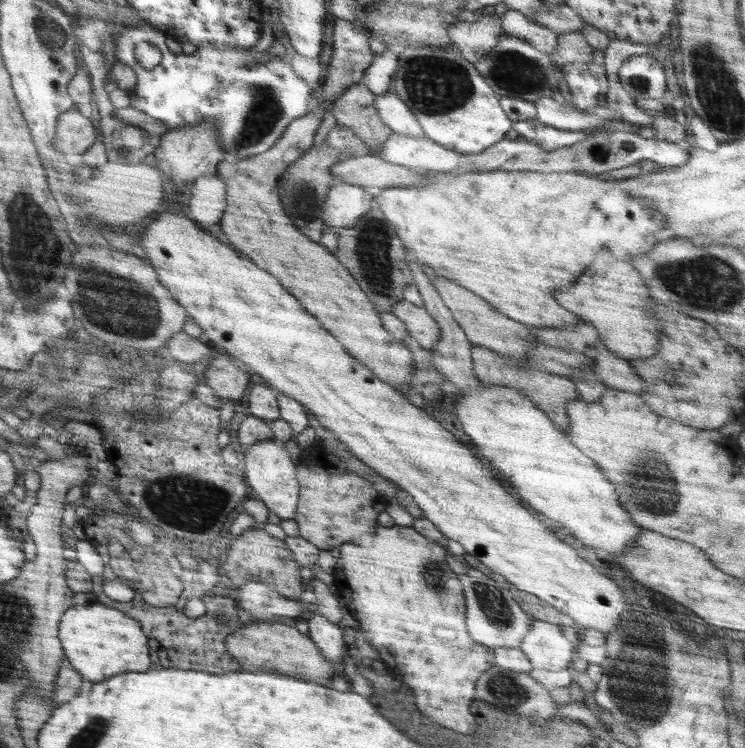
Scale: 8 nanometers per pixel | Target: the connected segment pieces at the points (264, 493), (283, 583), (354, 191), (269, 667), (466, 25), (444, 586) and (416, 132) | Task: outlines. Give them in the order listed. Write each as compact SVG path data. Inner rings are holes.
M274 438L260 441L247 448L244 452L245 479L247 485L256 493L258 499L279 516L280 519L295 520L295 512L301 495L297 466L290 459L290 452L284 447L284 442Z
M248 529L236 535L236 544L230 550L228 558L222 561L220 573L231 579L234 587L246 584L250 579L258 579L268 583L280 596L298 600L303 593L303 579L300 575L301 566L298 565L294 555L286 543L272 537L265 530Z
M348 182L338 183L328 191L324 208L325 225L334 229L352 228L374 205L367 188Z
M268 620L243 624L234 634L226 637L225 643L228 652L240 662L243 670L286 674L292 678L314 681L322 686L330 686L338 673L308 634L304 635L288 625L270 623Z
M482 16L479 19L467 17L462 22L450 26L447 33L460 55L475 63L482 60L494 48L497 40L504 34L501 18Z
M378 525L370 548L344 543L337 554L332 573L337 592L344 596L342 603L348 604L352 616L362 624L366 638L378 648L390 674L414 688L416 694L418 690L424 694L406 698L418 700L418 704L424 700L424 706L420 704L418 708L428 718L428 704L470 714L474 684L494 664L494 654L476 644L466 632L463 586L446 562L447 548L411 527ZM444 662L454 664L444 666Z
M386 92L375 95L373 105L381 122L384 122L394 133L418 138L426 137L414 114L396 94Z

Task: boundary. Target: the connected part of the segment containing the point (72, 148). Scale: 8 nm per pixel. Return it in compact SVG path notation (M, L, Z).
M72 108L58 118L53 147L62 153L82 154L96 142L96 130L90 118Z

